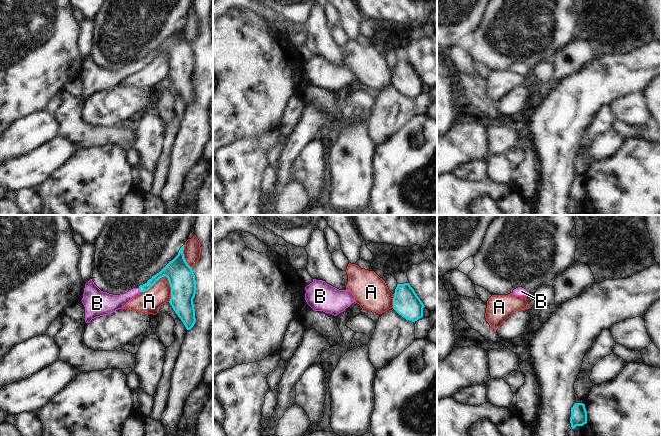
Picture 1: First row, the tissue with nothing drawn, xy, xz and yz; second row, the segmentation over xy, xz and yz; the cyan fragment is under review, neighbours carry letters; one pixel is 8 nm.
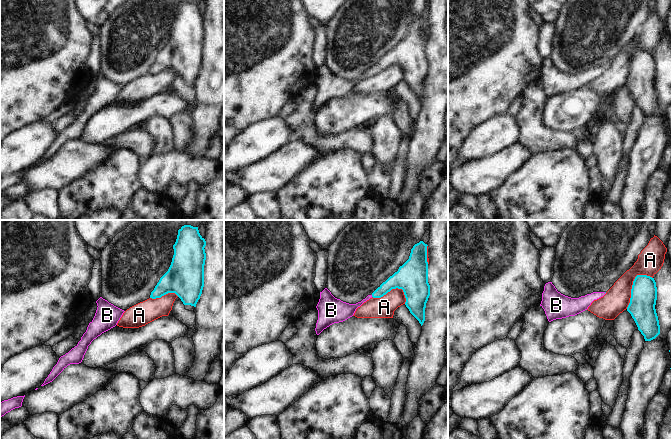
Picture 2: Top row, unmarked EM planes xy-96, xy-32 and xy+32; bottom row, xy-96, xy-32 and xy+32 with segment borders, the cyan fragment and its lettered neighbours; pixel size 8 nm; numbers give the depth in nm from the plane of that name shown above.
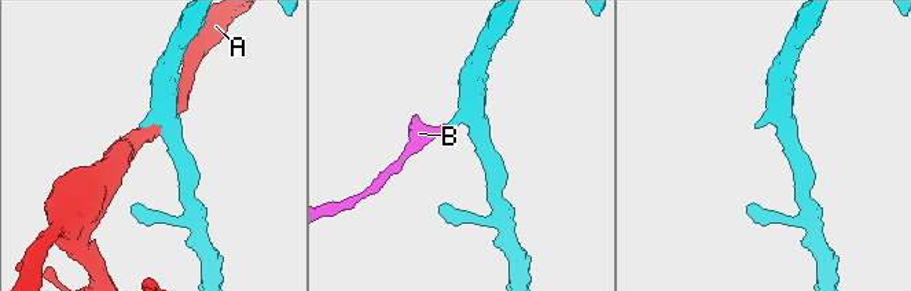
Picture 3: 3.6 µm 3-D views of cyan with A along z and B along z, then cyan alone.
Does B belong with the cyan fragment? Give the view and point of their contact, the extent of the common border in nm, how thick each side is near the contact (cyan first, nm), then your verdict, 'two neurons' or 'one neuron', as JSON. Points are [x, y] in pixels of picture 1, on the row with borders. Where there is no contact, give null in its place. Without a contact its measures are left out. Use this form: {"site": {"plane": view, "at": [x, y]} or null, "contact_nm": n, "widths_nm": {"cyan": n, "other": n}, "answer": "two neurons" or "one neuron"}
{"site": {"plane": "xy", "at": [139, 290]}, "contact_nm": 30, "widths_nm": {"cyan": 60, "other": 140}, "answer": "one neuron"}

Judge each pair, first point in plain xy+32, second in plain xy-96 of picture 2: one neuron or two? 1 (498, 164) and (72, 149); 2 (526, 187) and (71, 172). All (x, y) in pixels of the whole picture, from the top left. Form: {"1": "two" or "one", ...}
{"1": "one", "2": "two"}

